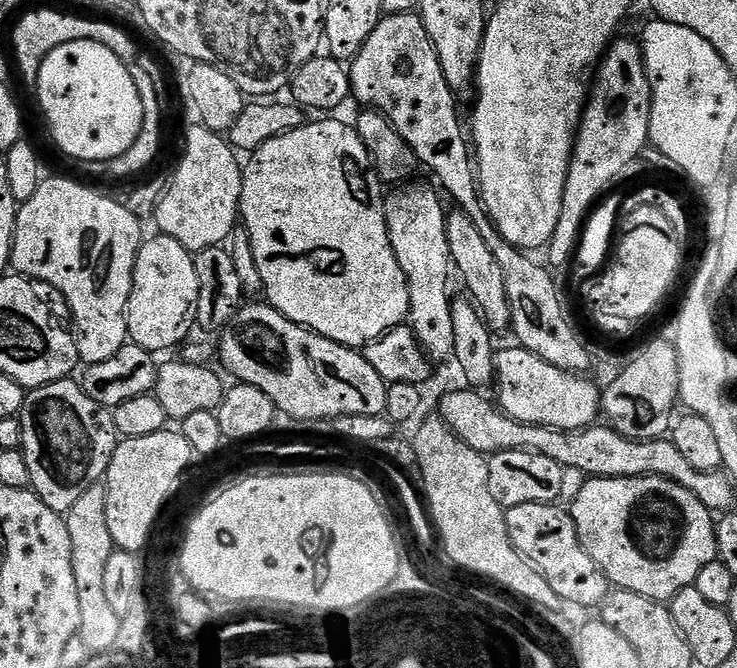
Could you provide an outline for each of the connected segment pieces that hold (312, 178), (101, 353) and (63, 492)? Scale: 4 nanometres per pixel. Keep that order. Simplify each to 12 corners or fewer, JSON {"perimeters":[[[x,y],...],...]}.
{"perimeters":[[[316,118],[243,165],[267,303],[347,348],[409,319],[371,154]],[[76,180],[19,205],[11,267],[64,295],[78,354],[128,339],[141,221]],[[69,378],[18,417],[30,488],[66,514],[118,443],[111,408]]]}

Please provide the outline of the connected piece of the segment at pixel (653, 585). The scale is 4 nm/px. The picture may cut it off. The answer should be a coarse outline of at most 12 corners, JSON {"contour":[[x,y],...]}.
{"contour":[[661,476],[570,505],[617,589],[671,602],[717,559],[714,514]]}

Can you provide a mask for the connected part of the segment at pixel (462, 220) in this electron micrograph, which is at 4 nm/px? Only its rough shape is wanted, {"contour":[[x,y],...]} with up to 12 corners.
{"contour":[[447,213],[451,267],[493,333],[512,328],[505,275],[477,227]]}

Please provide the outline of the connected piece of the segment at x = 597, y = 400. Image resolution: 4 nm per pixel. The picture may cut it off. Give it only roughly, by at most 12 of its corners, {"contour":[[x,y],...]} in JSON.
{"contour":[[530,350],[496,353],[499,407],[518,422],[579,432],[602,392]]}

